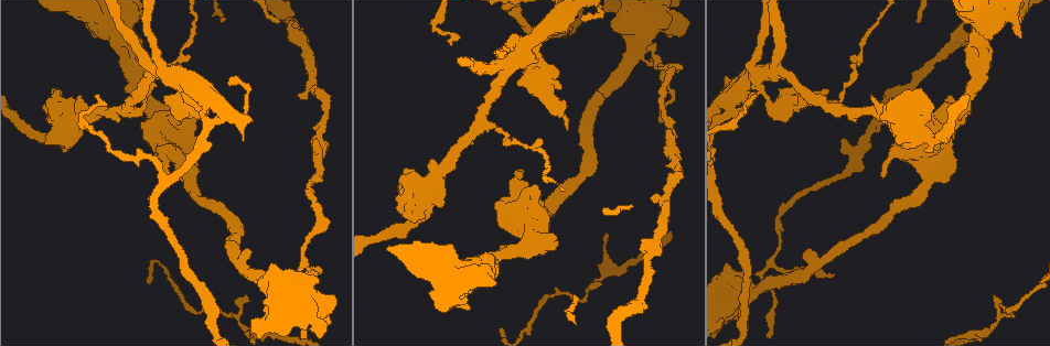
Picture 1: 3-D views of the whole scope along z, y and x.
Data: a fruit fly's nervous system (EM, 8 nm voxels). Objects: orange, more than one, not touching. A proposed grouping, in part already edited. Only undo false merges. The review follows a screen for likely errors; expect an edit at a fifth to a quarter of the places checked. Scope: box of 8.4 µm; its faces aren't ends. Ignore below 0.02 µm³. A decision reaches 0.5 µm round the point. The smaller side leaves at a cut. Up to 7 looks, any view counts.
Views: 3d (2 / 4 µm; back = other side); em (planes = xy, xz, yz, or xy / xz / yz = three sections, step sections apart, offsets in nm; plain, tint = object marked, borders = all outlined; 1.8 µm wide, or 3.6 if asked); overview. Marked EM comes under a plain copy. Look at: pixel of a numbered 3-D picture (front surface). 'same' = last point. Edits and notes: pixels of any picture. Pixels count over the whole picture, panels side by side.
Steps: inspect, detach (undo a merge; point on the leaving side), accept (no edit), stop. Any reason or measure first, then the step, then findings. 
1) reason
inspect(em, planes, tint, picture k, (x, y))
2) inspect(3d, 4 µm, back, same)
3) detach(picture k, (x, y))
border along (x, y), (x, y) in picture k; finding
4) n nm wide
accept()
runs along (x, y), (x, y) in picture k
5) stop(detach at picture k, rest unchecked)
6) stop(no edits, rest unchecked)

four-way junction
inspect(3d, 2 µm, picture 1, (169, 74))

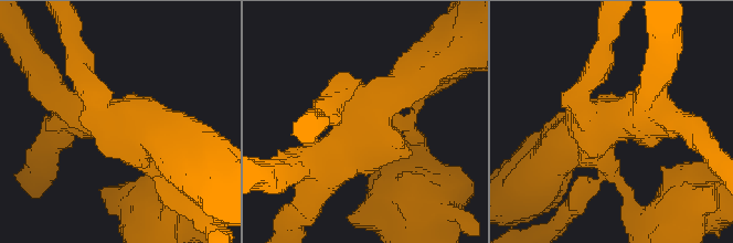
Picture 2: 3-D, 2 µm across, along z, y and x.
4 arms; now the EM
inspect(em, xy, step 16, tint, picture 2, (601, 116))

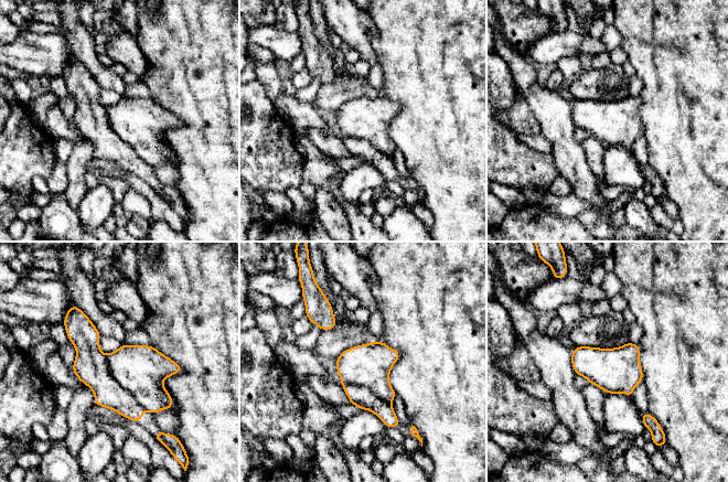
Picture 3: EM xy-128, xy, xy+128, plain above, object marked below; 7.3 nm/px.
cut it another way
inspect(em, planes, tint, same)

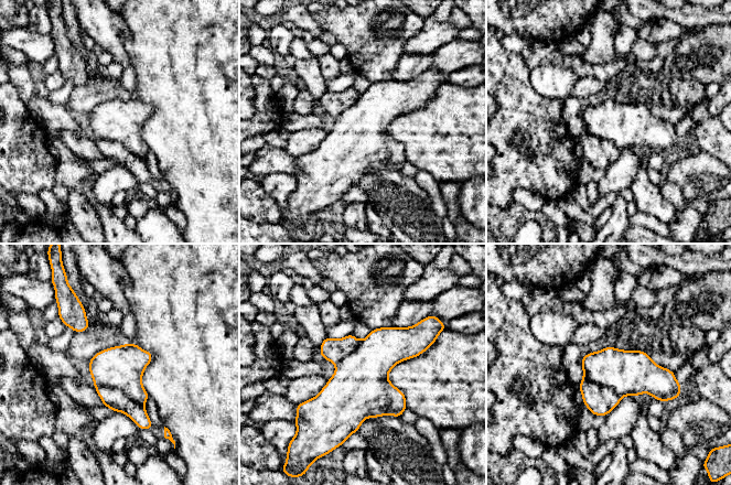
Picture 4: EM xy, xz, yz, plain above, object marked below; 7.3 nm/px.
detach(picture 4, (113, 398))
the part that leaves runs along (98, 388), (132, 409), (148, 424) in picture 4; two neurons meet here

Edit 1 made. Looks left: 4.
abrupt turn
inspect(em, 3.6 µm, yz, step 16, tint, picture 1, (173, 142))

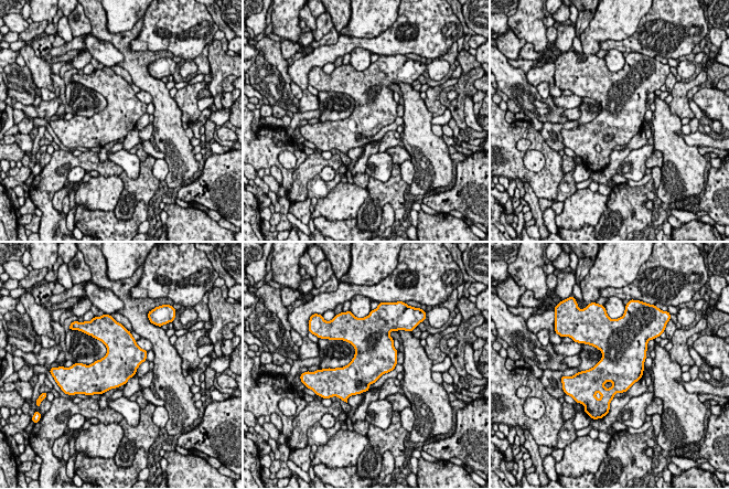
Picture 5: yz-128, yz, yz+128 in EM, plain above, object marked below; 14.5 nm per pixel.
accept()
all the same neuron

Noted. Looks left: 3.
three-way junction
inspect(3d, 2 µm, picture 1, (653, 51))

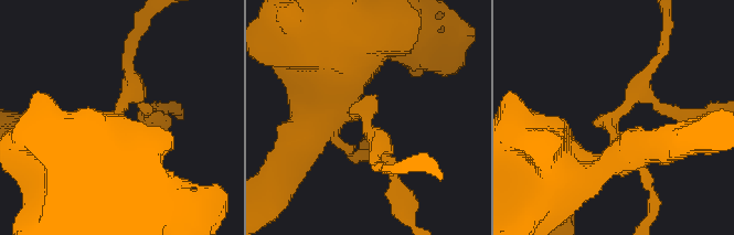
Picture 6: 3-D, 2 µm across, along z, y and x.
now the EM
inspect(em, planes, tint, picture 6, (619, 114))

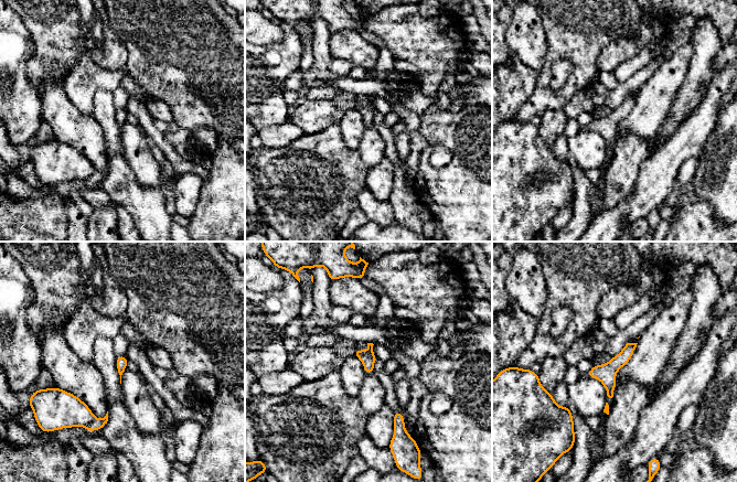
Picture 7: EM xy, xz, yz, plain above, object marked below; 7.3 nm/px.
detach(picture 7, (97, 424))
the part that leaves runs along (632, 345), (610, 370), (610, 394) in picture 7; a second neuron is stuck on

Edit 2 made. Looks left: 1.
stop(detach at picture 4, detach at picture 7, rest unchecked)

